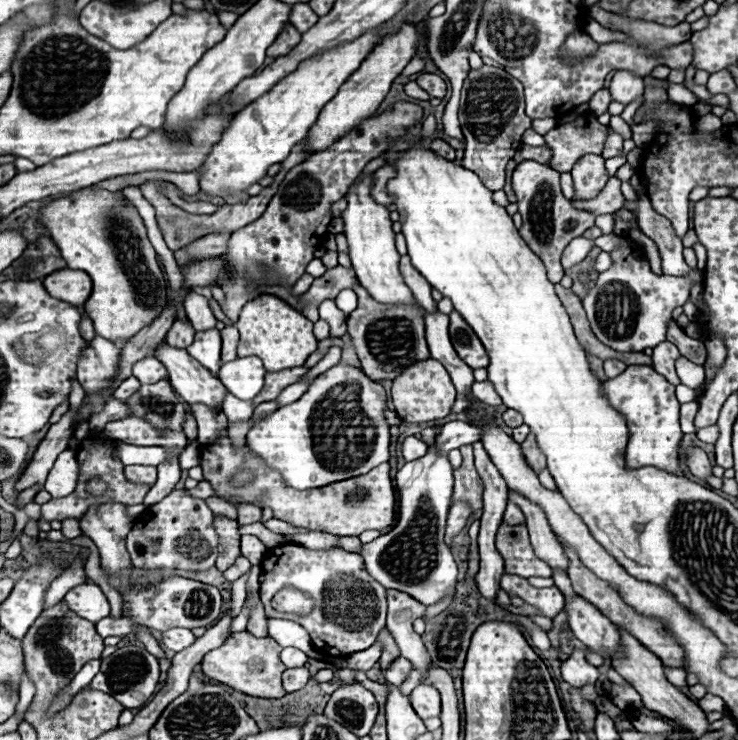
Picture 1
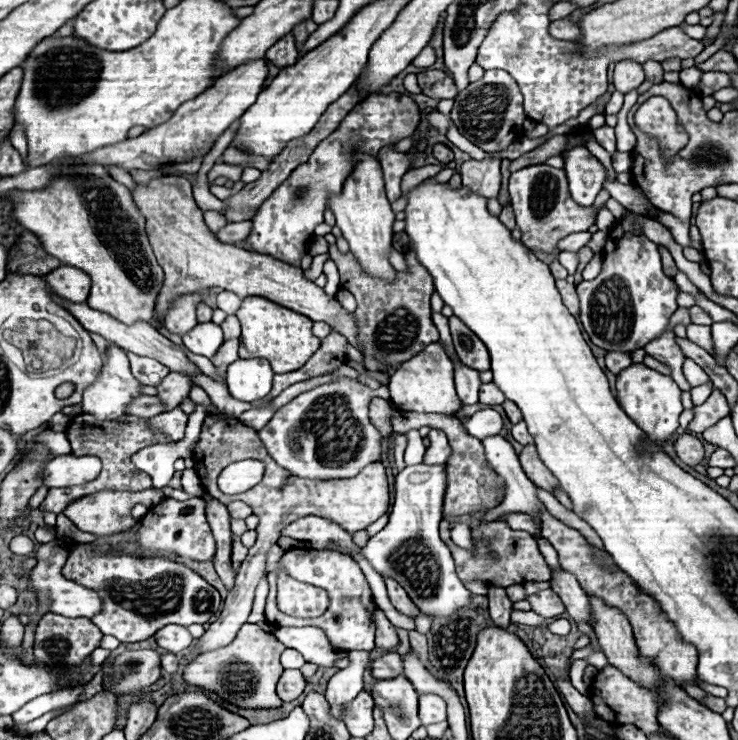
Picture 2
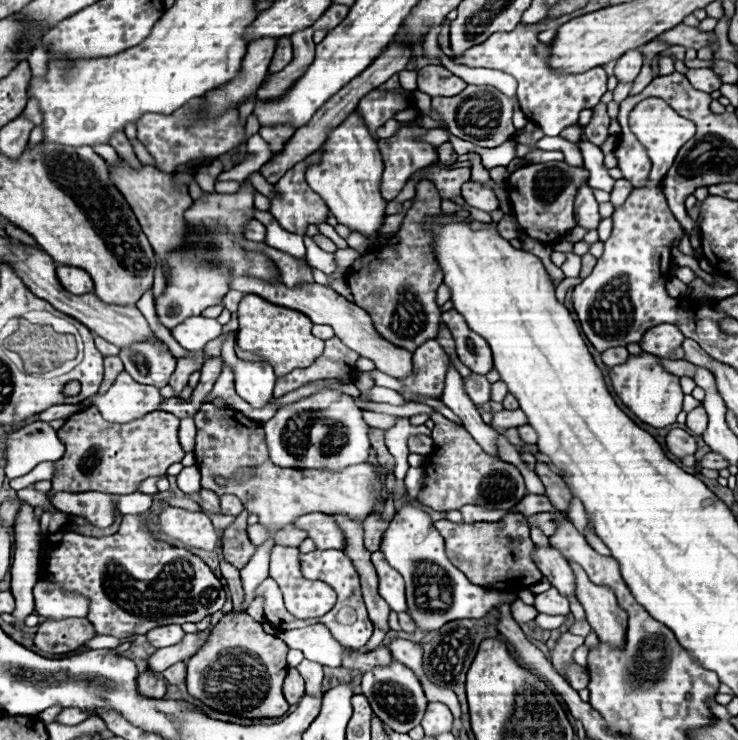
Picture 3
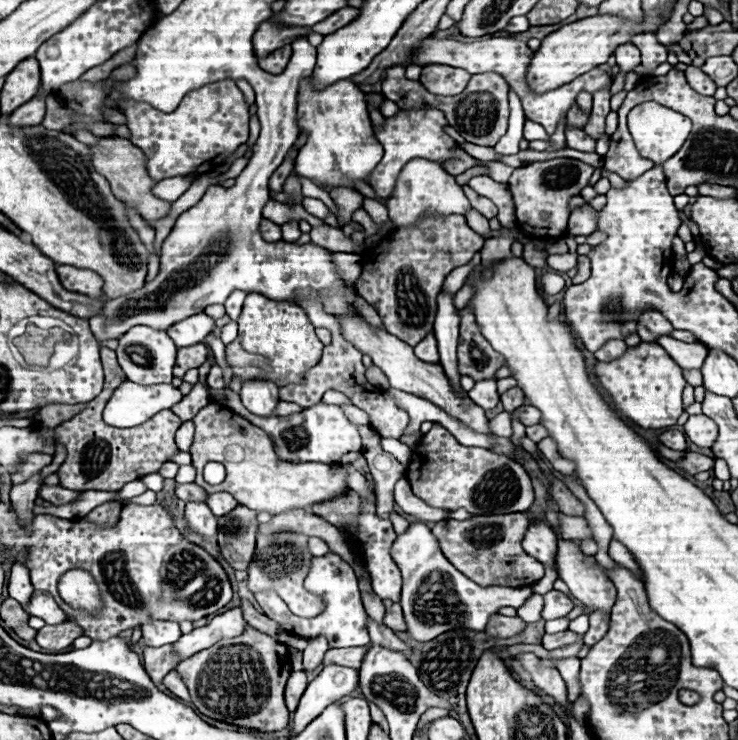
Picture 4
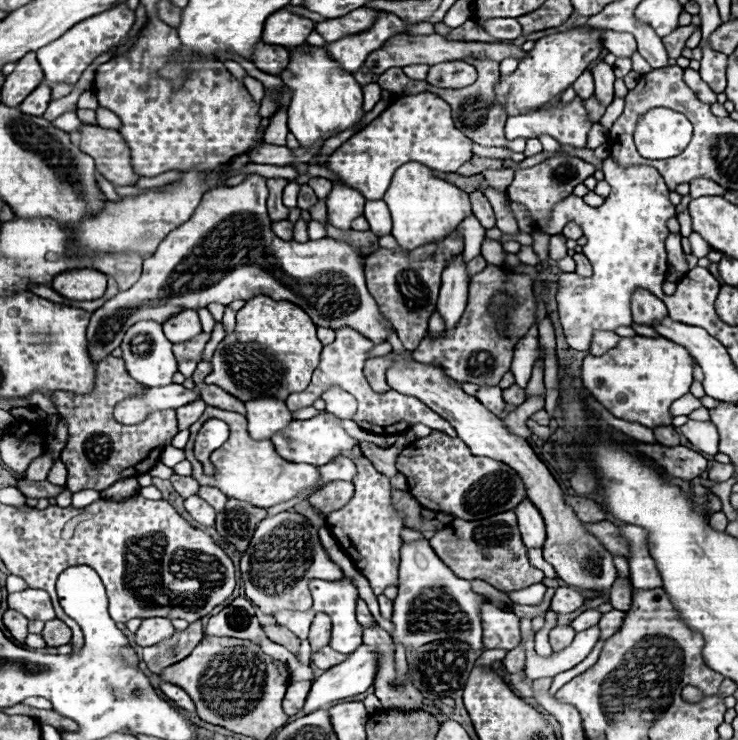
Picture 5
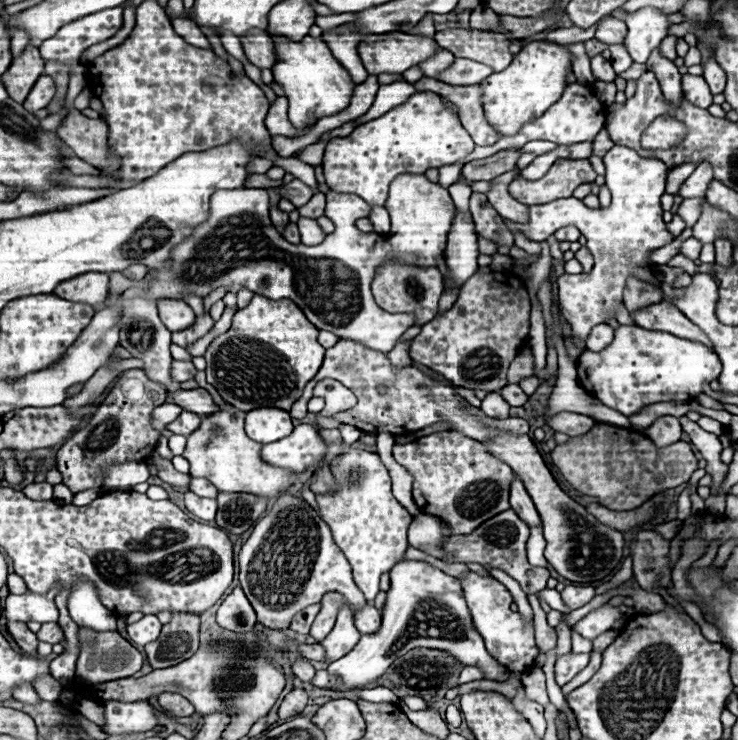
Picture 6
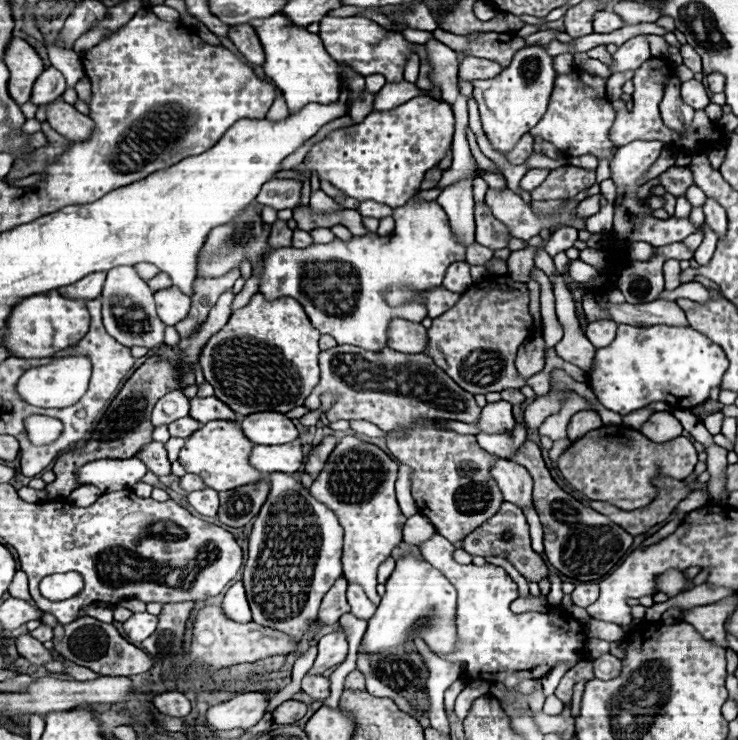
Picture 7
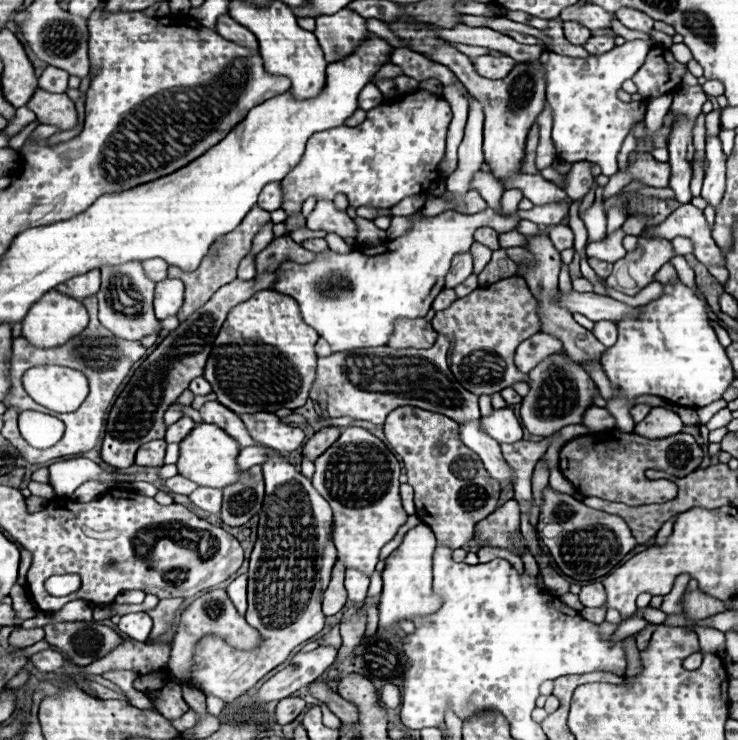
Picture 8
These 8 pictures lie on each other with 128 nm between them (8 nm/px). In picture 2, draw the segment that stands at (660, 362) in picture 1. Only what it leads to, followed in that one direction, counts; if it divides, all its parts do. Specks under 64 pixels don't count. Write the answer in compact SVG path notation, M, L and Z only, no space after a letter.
M666 332L658 340L652 340L650 344L644 346L644 350L652 358L656 358L656 360L664 362L666 366L670 366L670 376L680 386L680 390L690 390L690 384L686 382L686 378L682 374L684 354L682 354L682 350L678 348L678 344L674 340L674 332Z

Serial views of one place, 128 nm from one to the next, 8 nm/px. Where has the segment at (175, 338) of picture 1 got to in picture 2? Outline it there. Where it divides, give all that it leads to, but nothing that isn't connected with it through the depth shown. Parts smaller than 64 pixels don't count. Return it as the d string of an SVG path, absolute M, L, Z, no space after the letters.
M208 290L196 292L194 296L182 296L182 300L174 302L174 308L166 314L168 332L182 336L182 334L190 332L198 324L196 316L194 316L194 308L196 308L198 302L202 302L204 294L208 294Z

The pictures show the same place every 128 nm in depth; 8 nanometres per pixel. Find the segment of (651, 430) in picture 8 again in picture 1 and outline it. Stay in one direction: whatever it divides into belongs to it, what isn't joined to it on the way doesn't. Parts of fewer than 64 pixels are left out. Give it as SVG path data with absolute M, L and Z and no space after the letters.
M692 448L686 452L686 464L690 468L690 472L700 478L702 482L708 480L708 476L712 476L712 464L706 456L706 452L702 452L700 448Z

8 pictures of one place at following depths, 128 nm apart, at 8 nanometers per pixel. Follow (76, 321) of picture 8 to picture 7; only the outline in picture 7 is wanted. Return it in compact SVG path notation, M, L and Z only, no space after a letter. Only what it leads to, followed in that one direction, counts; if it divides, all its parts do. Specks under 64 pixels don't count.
M46 292L46 296L30 296L22 300L8 316L4 346L10 356L18 358L50 358L56 352L74 346L86 336L90 326L90 314L86 302L66 300L58 292Z

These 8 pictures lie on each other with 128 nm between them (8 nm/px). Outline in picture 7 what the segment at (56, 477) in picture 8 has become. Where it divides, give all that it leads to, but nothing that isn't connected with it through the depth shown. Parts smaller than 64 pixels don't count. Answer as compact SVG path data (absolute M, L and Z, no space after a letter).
M138 458L128 460L94 460L78 470L78 480L82 484L94 484L102 492L114 492L132 488L148 468Z

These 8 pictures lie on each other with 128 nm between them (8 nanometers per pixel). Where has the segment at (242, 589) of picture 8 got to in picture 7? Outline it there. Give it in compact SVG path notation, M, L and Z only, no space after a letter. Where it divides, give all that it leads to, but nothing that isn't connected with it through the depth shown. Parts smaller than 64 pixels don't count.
M236 582L224 596L224 602L222 602L222 610L226 614L226 618L234 620L234 622L250 622L252 620L252 612L250 612L250 606L248 606L248 600L246 600L246 594L244 594L244 586L242 582Z

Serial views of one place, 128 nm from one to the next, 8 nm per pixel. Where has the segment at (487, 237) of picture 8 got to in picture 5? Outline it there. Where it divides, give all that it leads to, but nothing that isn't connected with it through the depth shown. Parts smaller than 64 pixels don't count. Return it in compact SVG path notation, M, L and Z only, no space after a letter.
M472 192L470 194L470 202L472 202L472 212L474 216L480 220L480 224L488 230L488 228L494 228L496 226L496 218L494 218L494 212L492 212L492 206L490 202L486 200L486 196L482 196L482 192Z

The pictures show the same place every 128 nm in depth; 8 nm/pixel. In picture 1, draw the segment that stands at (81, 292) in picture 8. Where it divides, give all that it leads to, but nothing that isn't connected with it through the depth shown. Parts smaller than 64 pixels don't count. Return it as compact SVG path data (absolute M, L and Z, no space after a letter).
M64 268L62 272L54 272L54 276L46 276L44 288L54 298L80 306L92 294L92 280L82 270Z

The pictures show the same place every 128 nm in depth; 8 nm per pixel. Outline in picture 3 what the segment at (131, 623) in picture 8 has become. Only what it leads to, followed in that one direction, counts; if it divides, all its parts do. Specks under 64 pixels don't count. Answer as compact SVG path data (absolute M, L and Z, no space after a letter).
M166 626L166 628L156 628L154 632L148 632L148 642L154 648L166 648L166 646L174 646L178 642L182 642L182 638L186 636L184 630L180 626Z

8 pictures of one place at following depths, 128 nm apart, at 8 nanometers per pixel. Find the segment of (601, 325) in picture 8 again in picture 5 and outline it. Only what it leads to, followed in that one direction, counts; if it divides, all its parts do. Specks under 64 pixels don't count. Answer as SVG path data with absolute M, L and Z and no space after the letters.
M596 332L594 334L594 340L592 340L592 346L590 346L590 354L602 356L608 350L616 348L618 342L620 342L620 336L614 334L614 332Z

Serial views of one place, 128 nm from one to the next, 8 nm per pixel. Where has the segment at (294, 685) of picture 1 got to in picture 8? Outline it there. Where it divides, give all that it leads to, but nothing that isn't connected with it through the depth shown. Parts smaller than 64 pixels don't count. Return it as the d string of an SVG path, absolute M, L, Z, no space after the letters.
M286 698L286 700L280 700L278 706L276 706L276 712L274 712L274 720L278 724L290 724L292 720L298 718L298 714L304 710L306 702L304 698Z

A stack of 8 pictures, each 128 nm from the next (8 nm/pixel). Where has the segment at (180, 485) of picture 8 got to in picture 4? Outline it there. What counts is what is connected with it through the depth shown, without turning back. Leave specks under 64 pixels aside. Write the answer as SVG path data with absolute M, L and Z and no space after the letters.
M216 492L216 494L210 494L206 504L208 504L210 510L214 512L214 516L226 516L228 512L232 512L232 510L238 506L238 502L234 500L234 496L228 494L228 492Z

